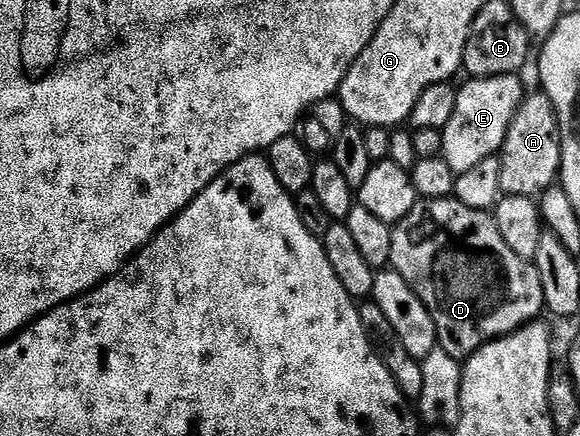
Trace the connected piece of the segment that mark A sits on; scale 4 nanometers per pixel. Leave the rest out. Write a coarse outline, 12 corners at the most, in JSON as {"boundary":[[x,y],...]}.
{"boundary":[[525,95],[498,155],[503,195],[536,198],[562,158],[554,106]]}

